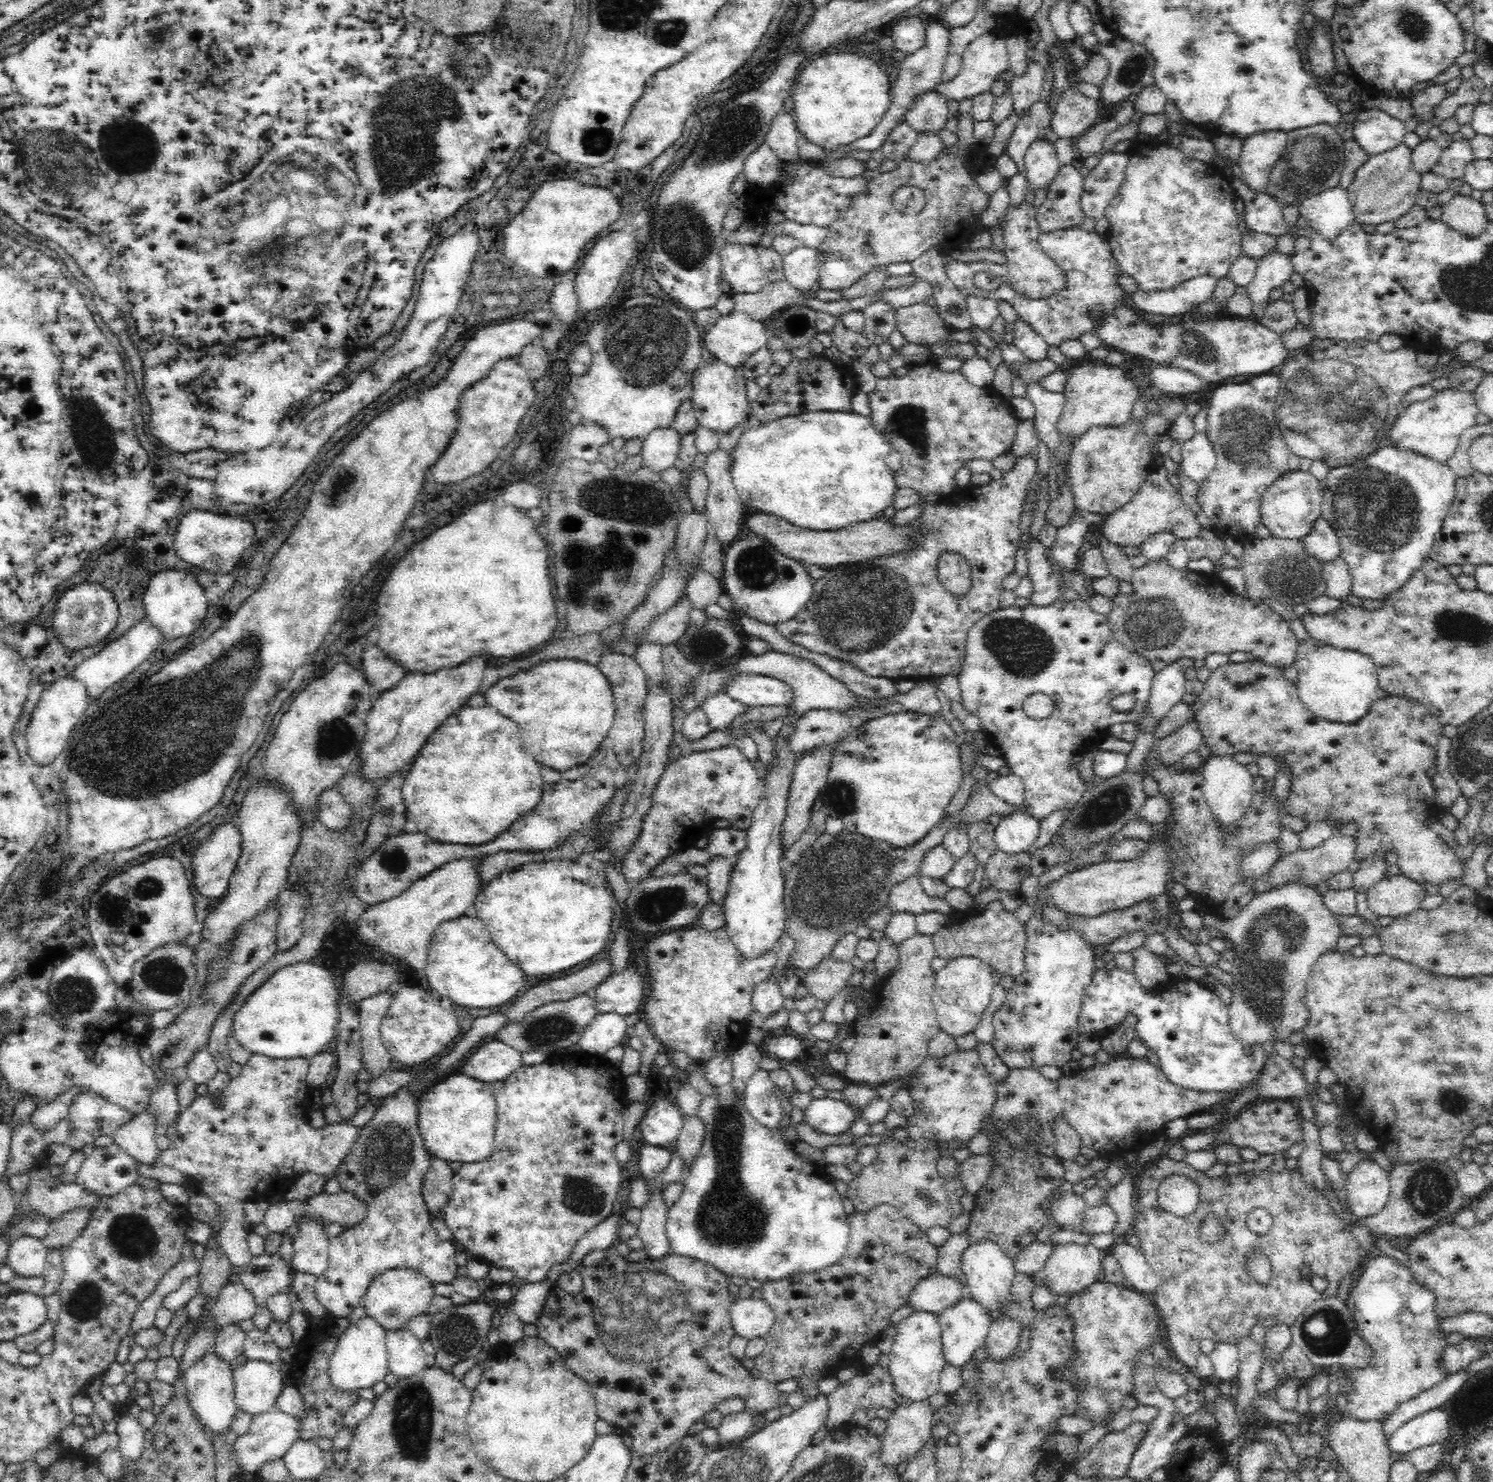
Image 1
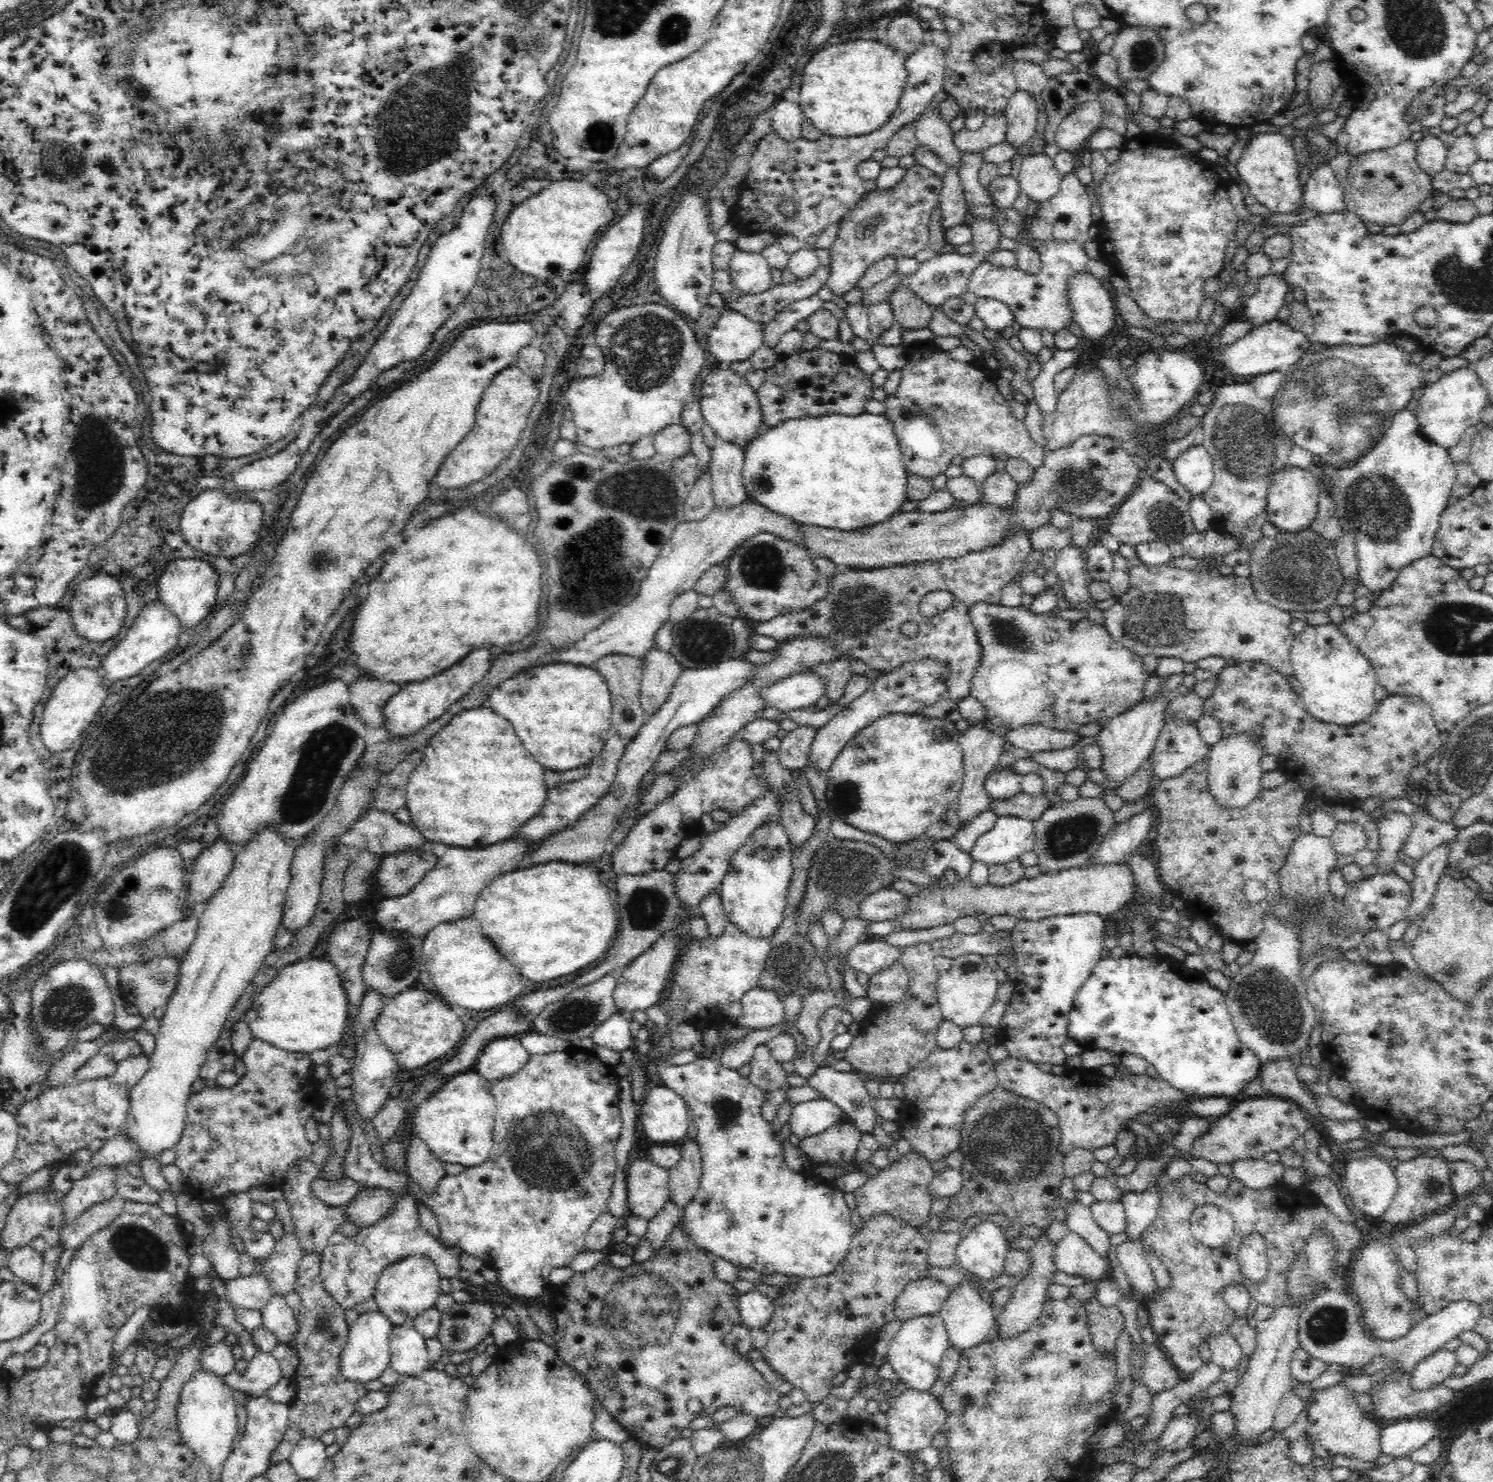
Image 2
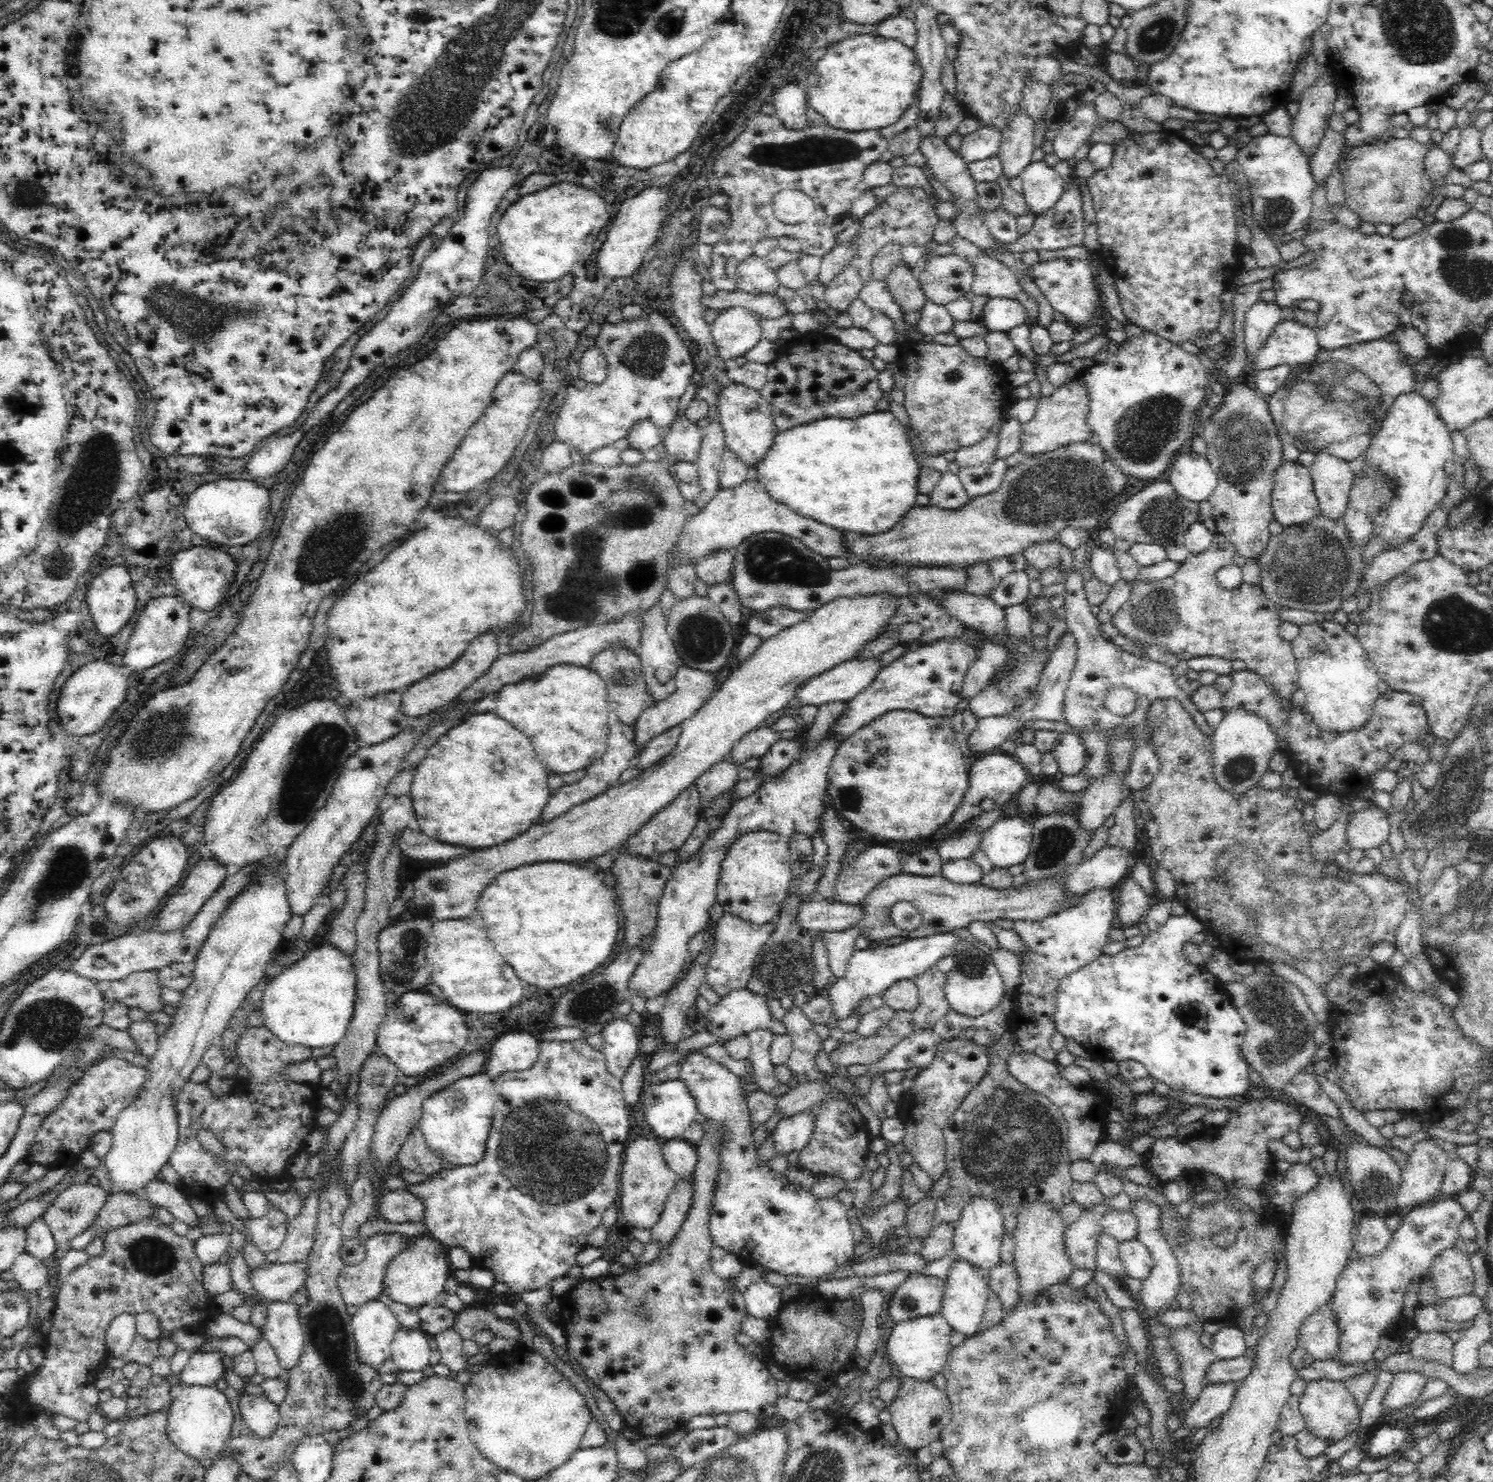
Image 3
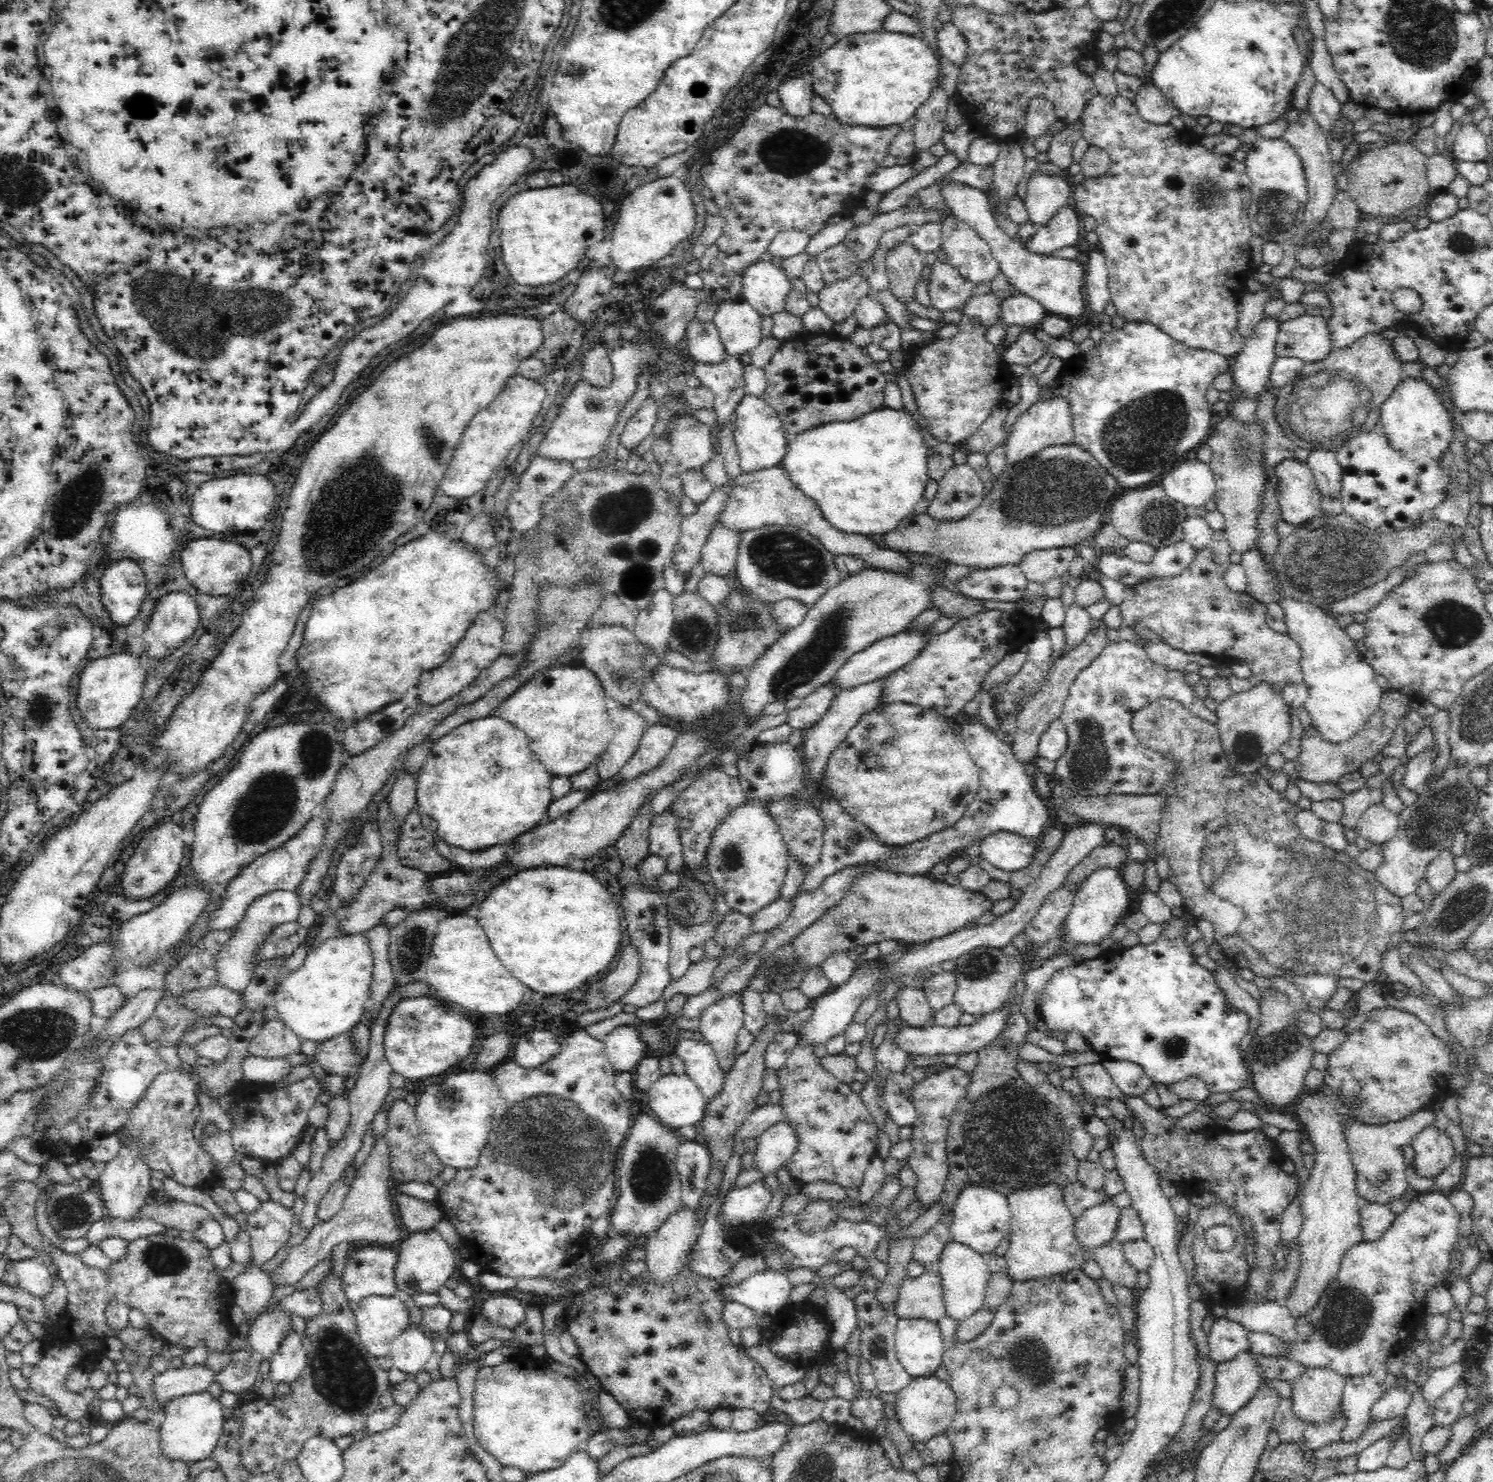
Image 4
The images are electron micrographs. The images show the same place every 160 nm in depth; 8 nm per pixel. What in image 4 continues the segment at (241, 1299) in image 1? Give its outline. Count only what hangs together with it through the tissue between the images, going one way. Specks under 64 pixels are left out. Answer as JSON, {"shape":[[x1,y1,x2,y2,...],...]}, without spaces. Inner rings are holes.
{"shape":[[383,1135,377,1136,373,1140,371,1156,366,1165,357,1172,354,1180,349,1184,342,1208,328,1222,314,1226,308,1238,291,1250,288,1258,284,1260,284,1264,280,1266,280,1270,274,1276,270,1276,274,1288,294,1286,320,1260,330,1256,331,1250,336,1244,350,1242,353,1245,356,1242,368,1242,371,1246,396,1247,406,1232,400,1230,396,1214,392,1212,391,1185,388,1183,390,1176,390,1157,388,1157,387,1144]]}

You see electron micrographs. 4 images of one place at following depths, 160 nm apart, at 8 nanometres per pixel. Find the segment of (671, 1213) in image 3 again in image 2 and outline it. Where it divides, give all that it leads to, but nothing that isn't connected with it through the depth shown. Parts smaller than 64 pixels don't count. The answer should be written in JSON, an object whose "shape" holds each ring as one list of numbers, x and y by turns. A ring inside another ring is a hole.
{"shape":[[685,1138,677,1144,681,1160,677,1166,669,1170,669,1202,673,1202,683,1211,698,1192,700,1178,703,1176,703,1159,700,1147,694,1139]]}

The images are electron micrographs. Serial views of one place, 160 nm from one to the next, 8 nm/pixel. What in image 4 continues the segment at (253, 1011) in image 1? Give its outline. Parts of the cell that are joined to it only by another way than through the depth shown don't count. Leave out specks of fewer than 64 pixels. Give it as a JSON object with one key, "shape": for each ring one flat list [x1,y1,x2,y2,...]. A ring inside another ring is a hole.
{"shape":[[360,933,330,937,307,953,296,972,280,982,274,1006,282,1020,299,1038,322,1043,352,1032,366,1015,366,1002,374,980,374,953,367,937]]}

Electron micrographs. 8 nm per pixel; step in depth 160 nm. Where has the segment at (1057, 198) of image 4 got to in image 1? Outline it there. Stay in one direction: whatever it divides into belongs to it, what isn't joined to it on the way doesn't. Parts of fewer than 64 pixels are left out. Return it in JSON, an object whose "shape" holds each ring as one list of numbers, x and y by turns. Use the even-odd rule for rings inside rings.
{"shape":[[1045,139,1036,140,1030,146,1024,157,1024,164,1027,185,1035,192,1049,190,1061,167,1053,144]]}

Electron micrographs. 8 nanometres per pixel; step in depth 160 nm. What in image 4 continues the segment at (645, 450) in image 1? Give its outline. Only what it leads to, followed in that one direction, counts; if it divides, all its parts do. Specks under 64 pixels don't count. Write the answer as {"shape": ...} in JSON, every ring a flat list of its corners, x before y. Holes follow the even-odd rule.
{"shape":[[691,414,678,416,669,441,672,459,678,462,682,471,701,470,702,466,709,466,714,457,713,429]]}

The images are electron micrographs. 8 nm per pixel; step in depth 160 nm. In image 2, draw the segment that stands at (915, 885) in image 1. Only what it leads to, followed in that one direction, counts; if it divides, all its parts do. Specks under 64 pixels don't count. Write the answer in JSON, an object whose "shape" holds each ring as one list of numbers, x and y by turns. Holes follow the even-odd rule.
{"shape":[[882,888,866,895,855,910,853,918,865,920,868,923,890,920,893,915,905,910,907,900,905,895,889,888]]}

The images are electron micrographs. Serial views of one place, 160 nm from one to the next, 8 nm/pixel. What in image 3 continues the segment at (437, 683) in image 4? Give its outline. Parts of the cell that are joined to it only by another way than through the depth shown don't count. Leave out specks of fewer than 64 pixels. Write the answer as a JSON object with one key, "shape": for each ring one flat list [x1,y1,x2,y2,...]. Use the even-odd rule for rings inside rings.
{"shape":[[490,632,476,636,468,644,468,650,456,662,452,662,448,668,444,668,444,670,440,670,436,674,430,674,428,678,422,678,412,688,408,688,408,692,403,695,403,714,412,718,437,711,441,706,451,703,468,686,471,686,478,678,481,678,492,666,499,656,498,646,496,638]]}

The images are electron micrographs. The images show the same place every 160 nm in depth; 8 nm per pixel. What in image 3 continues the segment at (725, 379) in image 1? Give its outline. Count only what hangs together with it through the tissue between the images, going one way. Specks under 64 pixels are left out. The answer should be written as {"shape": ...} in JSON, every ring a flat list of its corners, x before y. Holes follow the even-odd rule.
{"shape":[[727,380,720,398,716,400,716,410,724,425,724,440,727,448,736,453,747,468,759,466,774,446,776,423,771,415,770,403,761,397,758,390]]}

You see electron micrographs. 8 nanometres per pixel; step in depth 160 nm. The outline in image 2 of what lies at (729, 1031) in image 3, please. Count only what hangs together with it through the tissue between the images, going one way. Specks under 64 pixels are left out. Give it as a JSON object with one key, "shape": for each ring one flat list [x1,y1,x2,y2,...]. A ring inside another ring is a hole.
{"shape":[[756,987,743,994,741,1011,733,1026,746,1030,770,1030,783,1018,782,997,776,991]]}

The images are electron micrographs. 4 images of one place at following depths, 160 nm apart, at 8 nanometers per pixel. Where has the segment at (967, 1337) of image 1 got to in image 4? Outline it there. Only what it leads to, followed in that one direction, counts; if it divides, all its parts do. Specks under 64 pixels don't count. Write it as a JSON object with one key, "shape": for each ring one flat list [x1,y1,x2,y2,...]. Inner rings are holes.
{"shape":[[952,1238,944,1245,939,1256,937,1272,941,1276,947,1316,959,1321,984,1308,985,1288,991,1274,986,1257,971,1246]]}

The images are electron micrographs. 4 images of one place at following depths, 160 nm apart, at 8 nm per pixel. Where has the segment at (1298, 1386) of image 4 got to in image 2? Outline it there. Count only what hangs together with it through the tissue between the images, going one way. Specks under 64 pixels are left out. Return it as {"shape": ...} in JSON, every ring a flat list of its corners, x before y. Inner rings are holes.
{"shape":[[1337,1383,1322,1390,1313,1390,1307,1401,1306,1434,1316,1440,1330,1455,1340,1454,1363,1462,1374,1462,1379,1458,1380,1422,1370,1418,1369,1414,1358,1406,1358,1400,1350,1389,1342,1383]]}

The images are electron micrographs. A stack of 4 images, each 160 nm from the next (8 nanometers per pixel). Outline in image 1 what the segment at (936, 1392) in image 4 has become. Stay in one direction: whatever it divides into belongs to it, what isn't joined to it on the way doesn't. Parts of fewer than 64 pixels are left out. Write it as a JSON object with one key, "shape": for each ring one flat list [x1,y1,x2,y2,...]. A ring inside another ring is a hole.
{"shape":[[928,1399,905,1400,892,1411,882,1437,881,1458,891,1465,909,1460,932,1441,935,1413]]}

